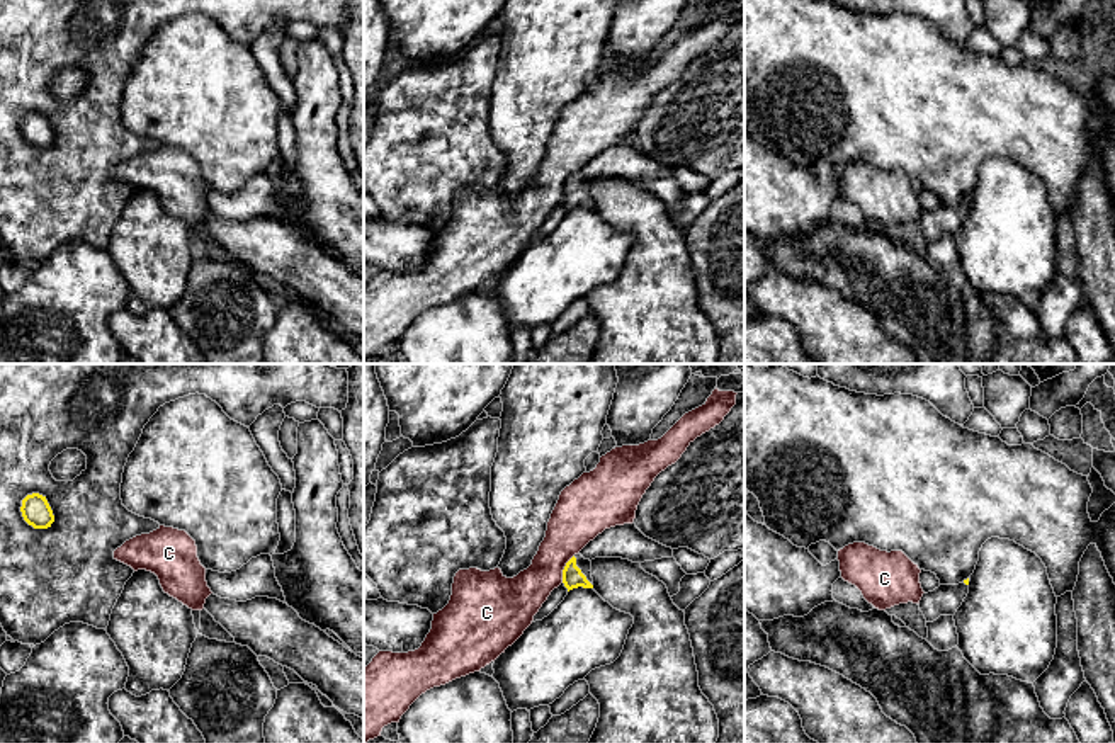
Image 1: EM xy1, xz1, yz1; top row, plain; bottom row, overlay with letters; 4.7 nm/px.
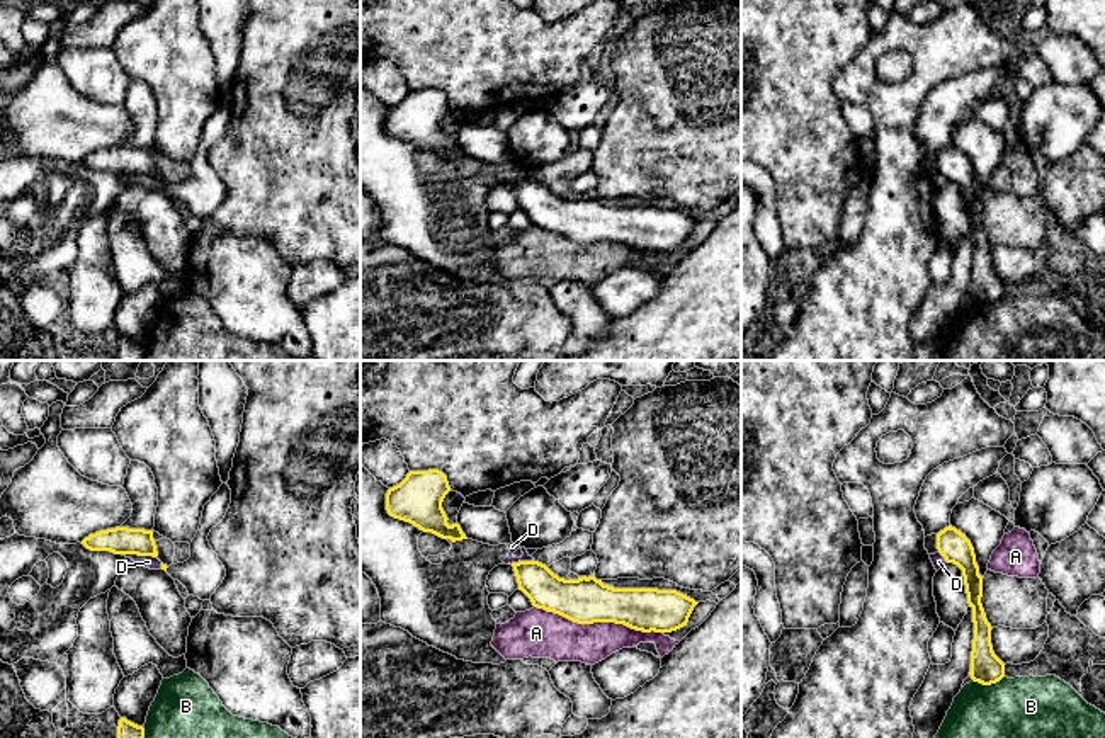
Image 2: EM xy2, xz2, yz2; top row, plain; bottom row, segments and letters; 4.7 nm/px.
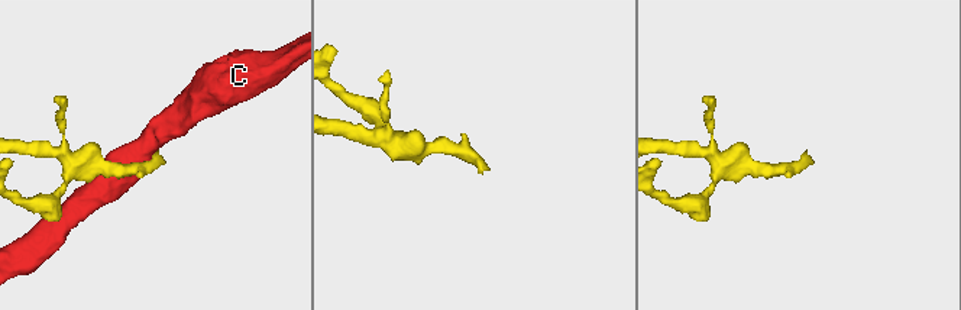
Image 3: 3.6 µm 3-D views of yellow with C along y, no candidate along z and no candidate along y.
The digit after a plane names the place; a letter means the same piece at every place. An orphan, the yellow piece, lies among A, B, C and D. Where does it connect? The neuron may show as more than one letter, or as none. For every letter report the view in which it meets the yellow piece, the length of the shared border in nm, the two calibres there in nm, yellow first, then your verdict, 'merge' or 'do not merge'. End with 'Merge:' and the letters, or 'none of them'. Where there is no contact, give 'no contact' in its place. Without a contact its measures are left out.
A: xz2 | 600 nm | 220/220 nm | do not merge
B: yz2 | 150 nm | 150/500 nm | do not merge
C: xz1 | 150 nm | 100/240 nm | do not merge
D: xy2 | 160 nm | 130/60 nm | do not merge
Merge: none of them

